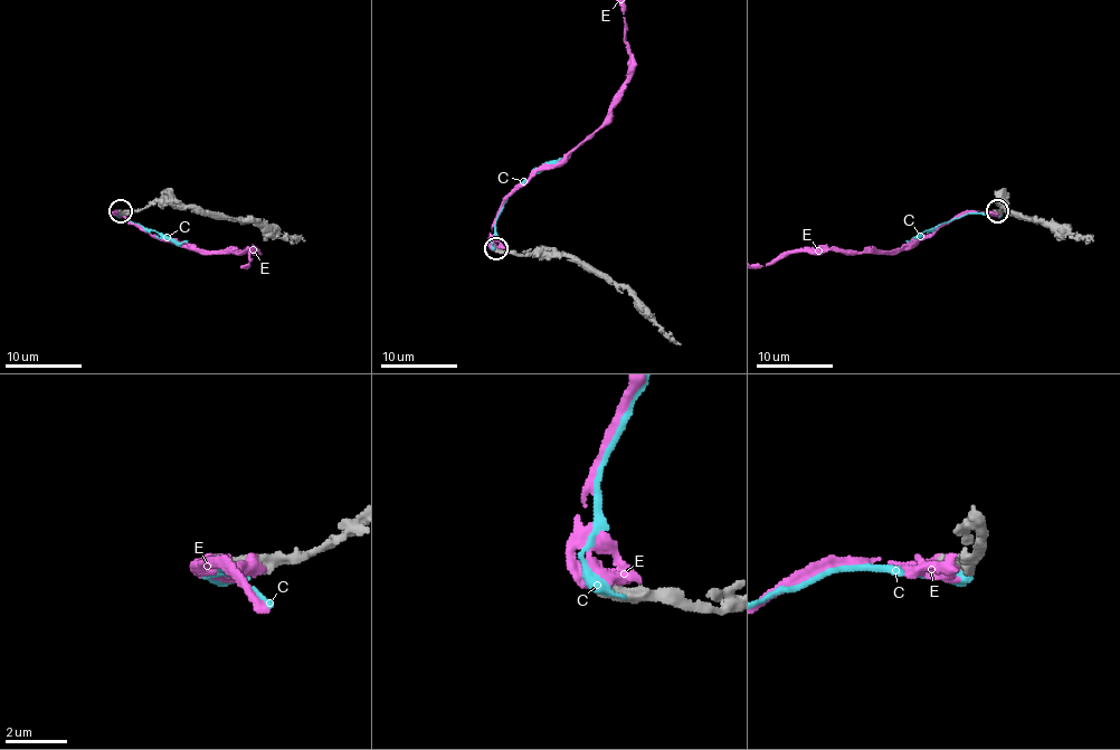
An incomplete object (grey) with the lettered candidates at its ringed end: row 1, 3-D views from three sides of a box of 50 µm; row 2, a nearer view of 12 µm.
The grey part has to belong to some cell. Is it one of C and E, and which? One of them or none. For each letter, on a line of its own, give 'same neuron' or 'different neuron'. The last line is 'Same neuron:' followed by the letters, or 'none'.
C: different neuron
E: same neuron
Same neuron: E

